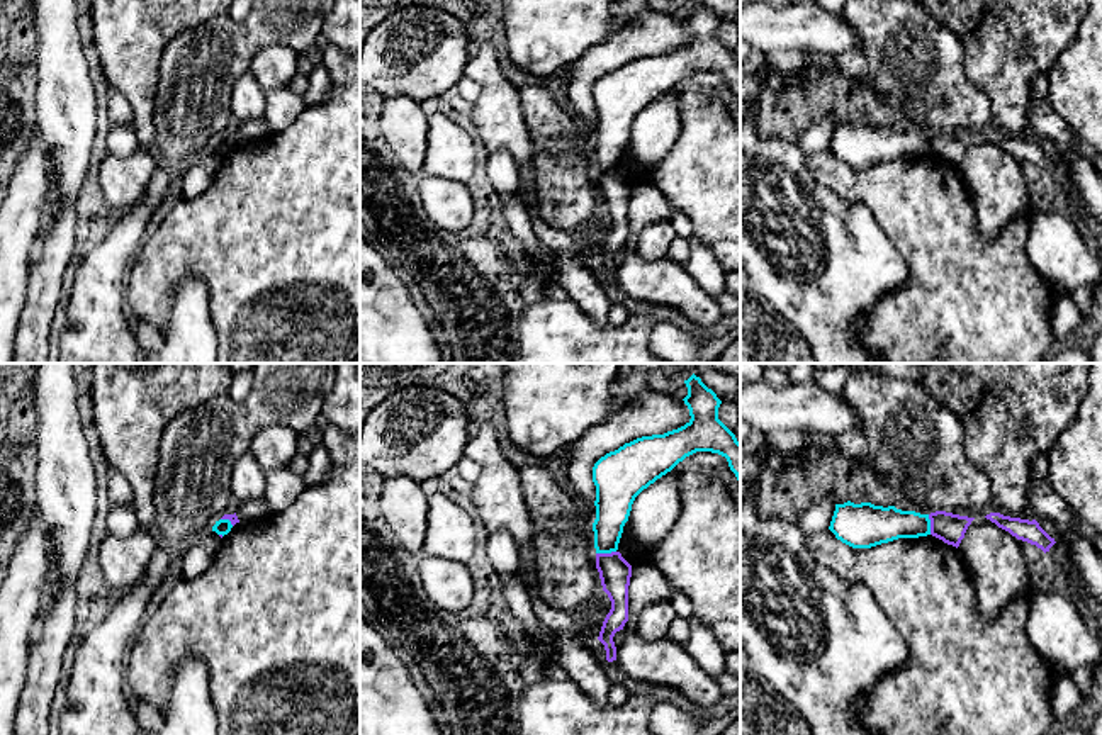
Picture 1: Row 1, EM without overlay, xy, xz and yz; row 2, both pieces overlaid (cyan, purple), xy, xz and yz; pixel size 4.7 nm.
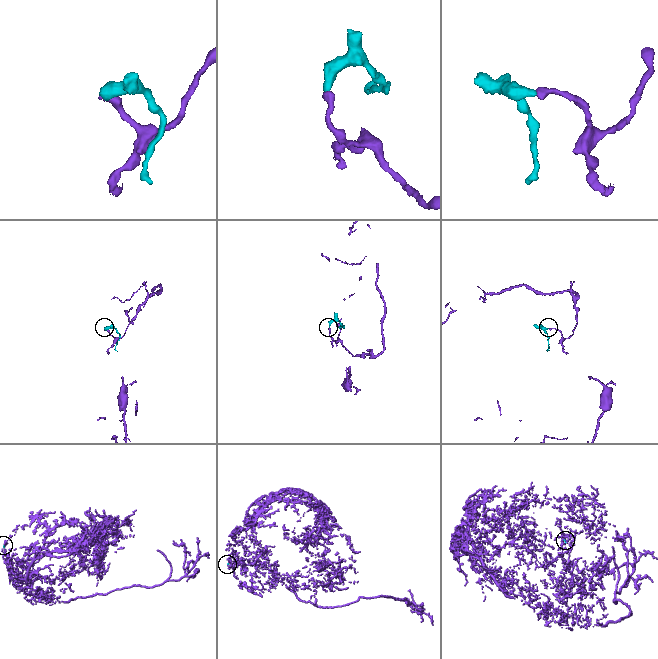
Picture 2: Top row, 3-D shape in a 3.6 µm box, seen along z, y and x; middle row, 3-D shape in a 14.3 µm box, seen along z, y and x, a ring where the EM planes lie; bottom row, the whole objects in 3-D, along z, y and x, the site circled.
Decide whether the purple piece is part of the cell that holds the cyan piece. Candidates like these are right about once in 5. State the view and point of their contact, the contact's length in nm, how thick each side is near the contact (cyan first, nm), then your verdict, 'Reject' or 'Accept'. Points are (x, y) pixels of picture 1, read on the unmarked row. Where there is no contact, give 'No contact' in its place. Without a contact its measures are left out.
Touches cyan at xz (605, 172). Shared border 100 nm. Thickness 180 nm (cyan) against 150 nm. Reject

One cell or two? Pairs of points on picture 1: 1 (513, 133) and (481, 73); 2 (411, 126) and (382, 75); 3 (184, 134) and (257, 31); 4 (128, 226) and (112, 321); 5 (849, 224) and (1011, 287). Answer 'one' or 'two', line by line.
1: one
2: two
3: one
4: one
5: two

